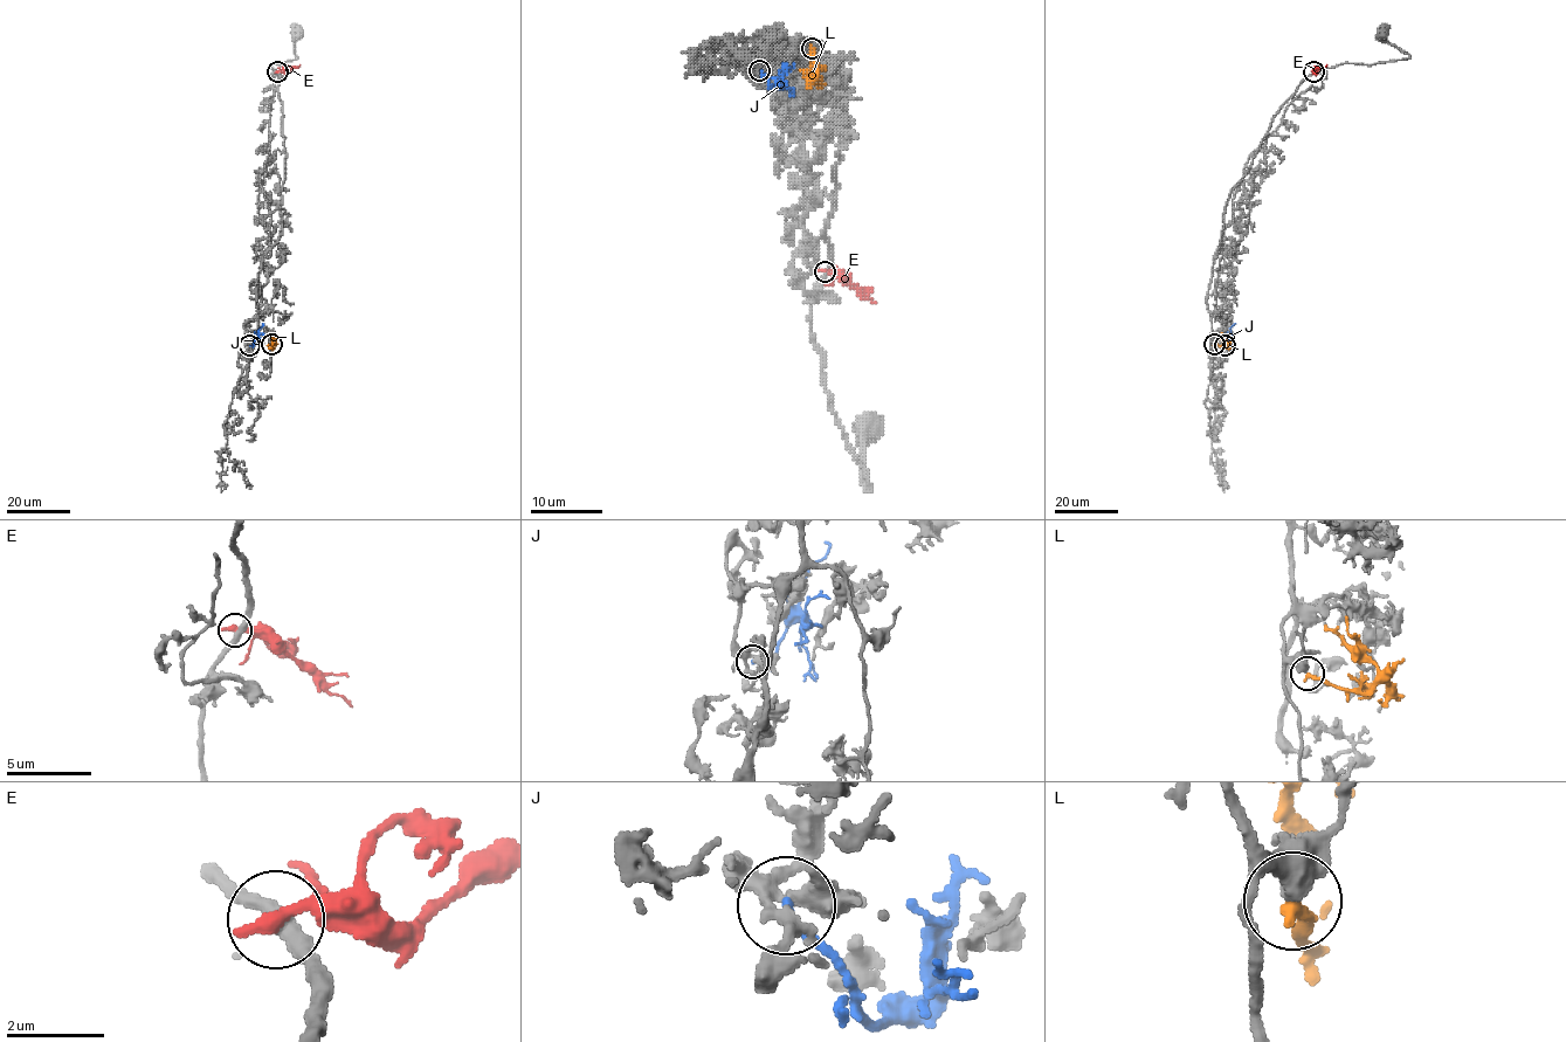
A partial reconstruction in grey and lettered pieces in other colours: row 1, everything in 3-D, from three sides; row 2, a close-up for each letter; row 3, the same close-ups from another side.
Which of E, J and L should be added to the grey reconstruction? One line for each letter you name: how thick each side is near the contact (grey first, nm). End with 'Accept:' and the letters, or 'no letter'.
L: 420/260 nm
Accept: L

